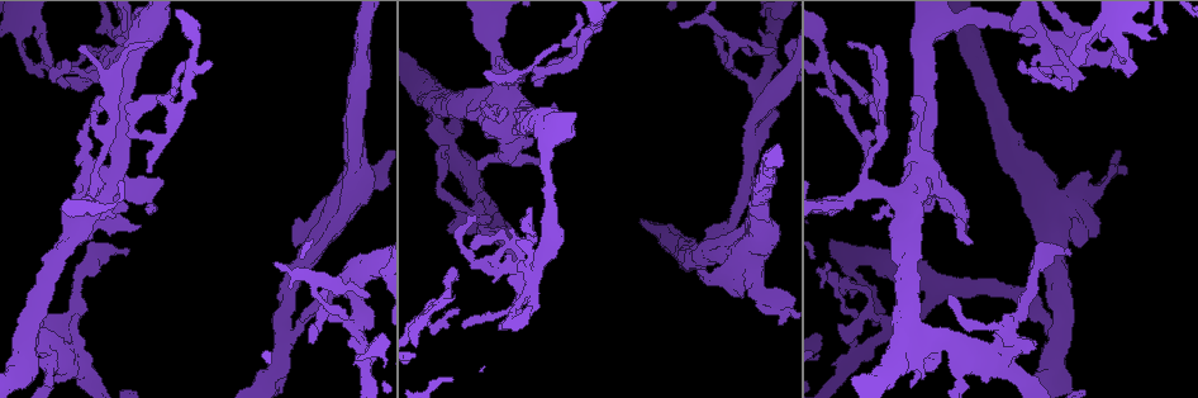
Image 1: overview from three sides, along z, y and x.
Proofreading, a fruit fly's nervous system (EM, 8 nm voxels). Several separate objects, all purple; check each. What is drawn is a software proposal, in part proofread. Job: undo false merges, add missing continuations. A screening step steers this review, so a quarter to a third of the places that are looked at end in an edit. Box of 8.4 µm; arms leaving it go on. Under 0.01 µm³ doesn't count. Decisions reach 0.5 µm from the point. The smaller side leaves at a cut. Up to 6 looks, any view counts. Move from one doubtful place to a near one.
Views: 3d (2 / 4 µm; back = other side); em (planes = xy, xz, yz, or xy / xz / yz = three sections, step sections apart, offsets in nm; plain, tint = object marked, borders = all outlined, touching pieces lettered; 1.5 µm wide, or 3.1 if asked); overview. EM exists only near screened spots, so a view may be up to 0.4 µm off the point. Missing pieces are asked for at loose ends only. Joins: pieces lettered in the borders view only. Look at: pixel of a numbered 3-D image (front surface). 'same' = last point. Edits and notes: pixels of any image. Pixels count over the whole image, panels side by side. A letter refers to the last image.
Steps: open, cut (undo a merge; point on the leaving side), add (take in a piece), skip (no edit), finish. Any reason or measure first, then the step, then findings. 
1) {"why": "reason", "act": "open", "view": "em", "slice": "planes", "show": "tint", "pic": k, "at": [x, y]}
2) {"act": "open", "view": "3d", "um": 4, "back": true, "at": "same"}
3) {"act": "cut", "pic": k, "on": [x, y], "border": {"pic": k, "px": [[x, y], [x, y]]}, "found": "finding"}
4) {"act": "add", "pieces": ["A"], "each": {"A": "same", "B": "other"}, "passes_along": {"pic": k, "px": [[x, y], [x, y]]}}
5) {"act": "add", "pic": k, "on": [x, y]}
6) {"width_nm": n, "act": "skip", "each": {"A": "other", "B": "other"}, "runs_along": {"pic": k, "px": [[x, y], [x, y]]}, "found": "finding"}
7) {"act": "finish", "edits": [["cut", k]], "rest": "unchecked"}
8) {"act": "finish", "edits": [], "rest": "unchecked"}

{"why": "an open end", "act": "open", "view": "3d", "um": 4, "pic": 1, "at": [949, 294]}

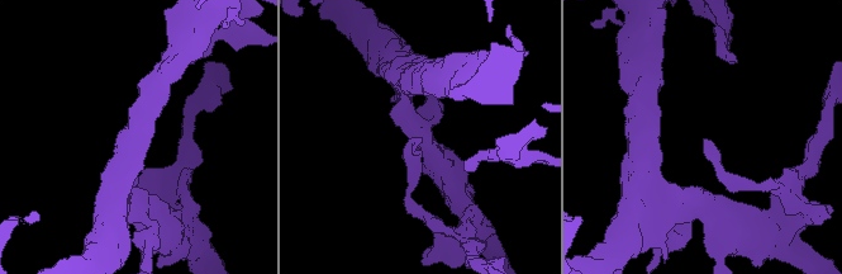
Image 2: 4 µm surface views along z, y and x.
{"why": "now the EM", "act": "open", "view": "em", "slice": "planes", "show": "tint", "pic": 2, "at": [418, 144]}

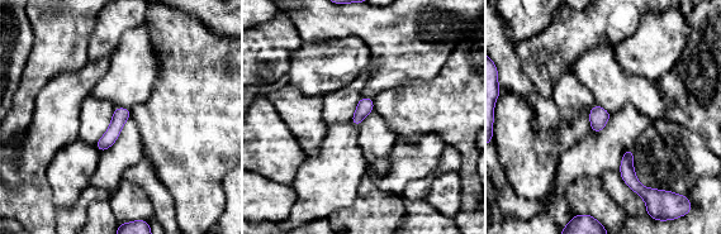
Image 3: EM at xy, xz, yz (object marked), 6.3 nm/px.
{"act": "open", "view": "em", "slice": "planes", "show": "borders", "at": "same"}

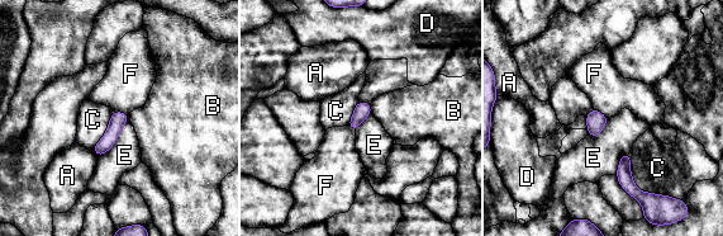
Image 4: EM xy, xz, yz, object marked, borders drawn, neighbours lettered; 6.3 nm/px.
{"longest_contact_nm": ["C", 300], "act": "skip", "each": {"A": "other", "B": "other", "C": "other", "D": "other", "E": "other", "F": "other"}, "runs_along": {"pic": 4, "px": [[123, 116], [99, 151]]}, "found": "no lettered piece goes on from it"}

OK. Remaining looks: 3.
{"why": "looks like a crossing", "act": "open", "view": "em", "slice": "xz", "step": 4, "show": "tint", "pic": 1, "at": [1008, 351]}

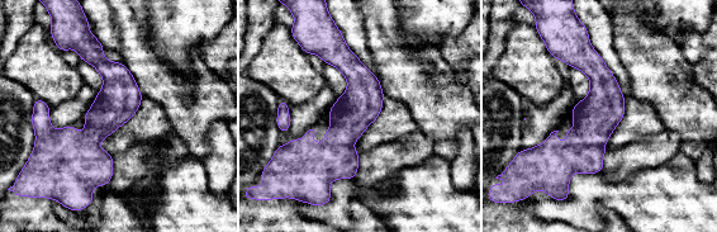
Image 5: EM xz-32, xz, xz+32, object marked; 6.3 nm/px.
{"act": "open", "view": "em", "slice": "planes", "show": "borders", "at": "same"}

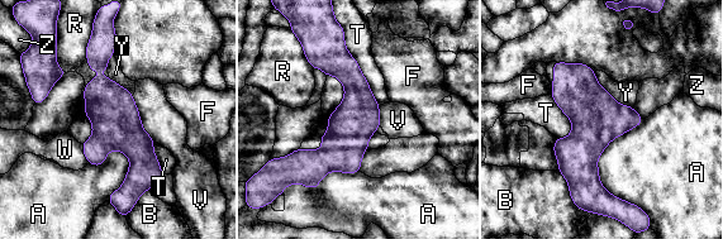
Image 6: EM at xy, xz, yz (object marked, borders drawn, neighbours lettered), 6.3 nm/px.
{"width_nm": 280, "act": "skip", "each": {"A": "other", "B": "other", "F": "other", "R": "other", "T": "other", "V": "other", "W": "other", "Y": "other", "Z": "other"}, "runs_along": {"pic": 6, "px": [[109, 43], [101, 95], [137, 146], [122, 195]]}, "found": "all the same cell"}

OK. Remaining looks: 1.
{"act": "finish", "edits": [], "rest": "unchecked"}

